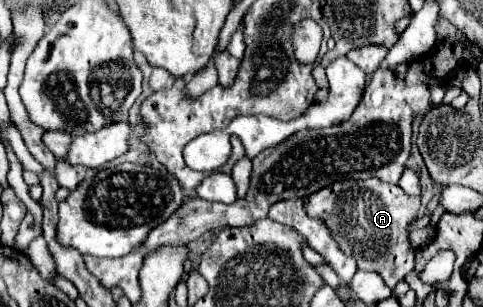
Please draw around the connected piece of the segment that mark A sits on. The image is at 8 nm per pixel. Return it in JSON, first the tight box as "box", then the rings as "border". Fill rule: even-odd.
{"box":[303,180,419,288],"border":[[[339,180],[303,200],[305,212],[329,228],[343,254],[355,256],[357,268],[377,272],[389,288],[395,288],[415,268],[415,250],[409,244],[407,226],[417,218],[419,198],[407,196],[399,186],[369,180]]]}

